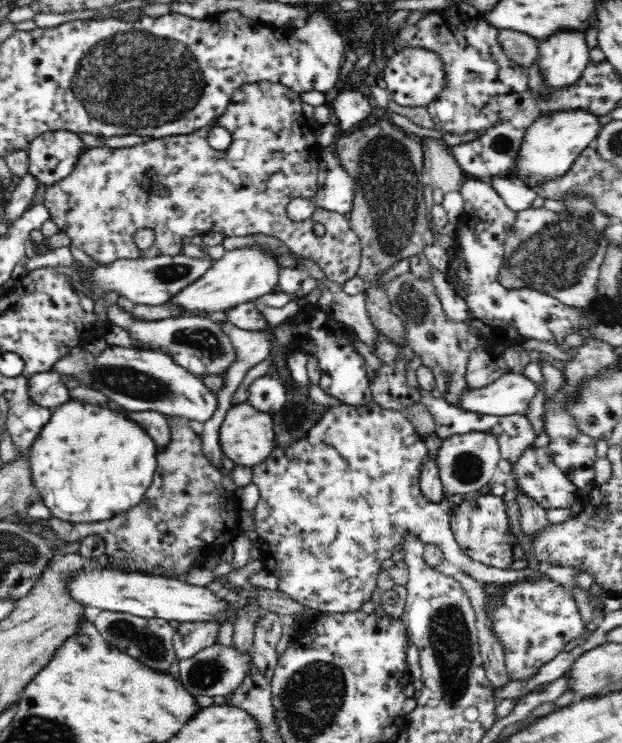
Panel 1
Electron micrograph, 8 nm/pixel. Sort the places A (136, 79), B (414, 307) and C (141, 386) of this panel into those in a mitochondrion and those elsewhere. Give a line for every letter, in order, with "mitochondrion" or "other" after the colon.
A: mitochondrion
B: mitochondrion
C: mitochondrion

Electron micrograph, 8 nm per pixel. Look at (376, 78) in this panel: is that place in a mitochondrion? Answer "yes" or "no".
no

